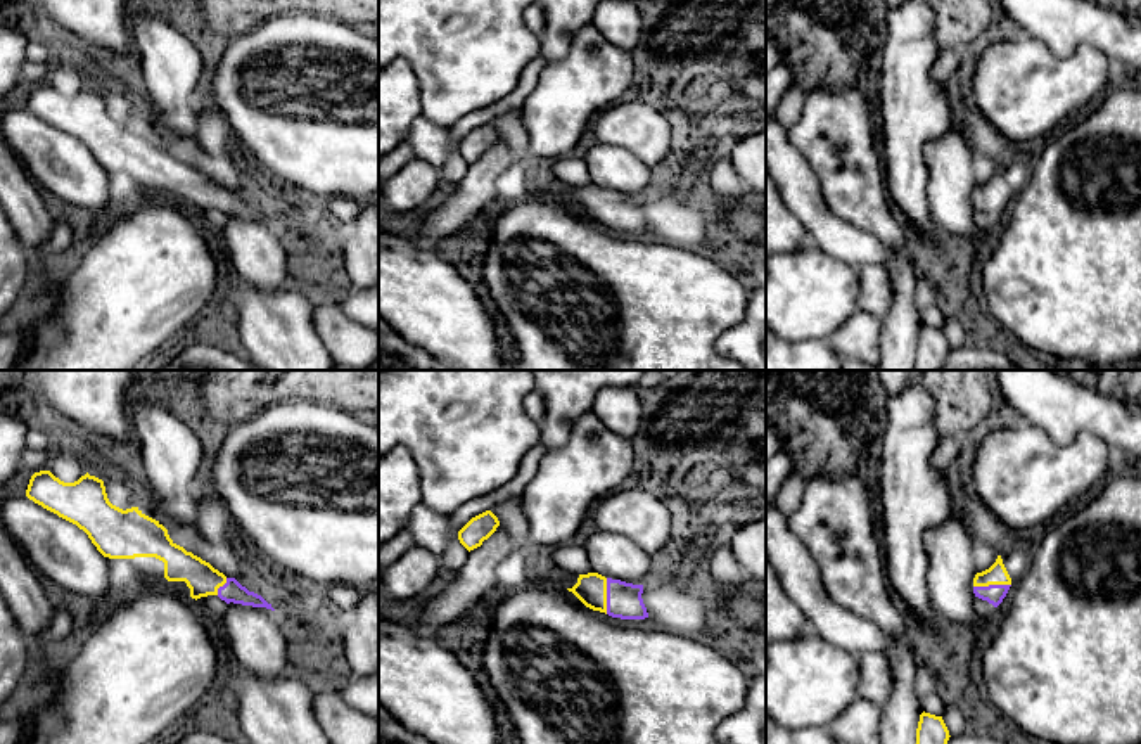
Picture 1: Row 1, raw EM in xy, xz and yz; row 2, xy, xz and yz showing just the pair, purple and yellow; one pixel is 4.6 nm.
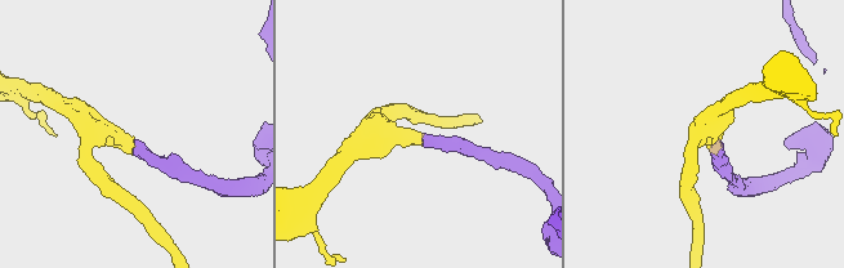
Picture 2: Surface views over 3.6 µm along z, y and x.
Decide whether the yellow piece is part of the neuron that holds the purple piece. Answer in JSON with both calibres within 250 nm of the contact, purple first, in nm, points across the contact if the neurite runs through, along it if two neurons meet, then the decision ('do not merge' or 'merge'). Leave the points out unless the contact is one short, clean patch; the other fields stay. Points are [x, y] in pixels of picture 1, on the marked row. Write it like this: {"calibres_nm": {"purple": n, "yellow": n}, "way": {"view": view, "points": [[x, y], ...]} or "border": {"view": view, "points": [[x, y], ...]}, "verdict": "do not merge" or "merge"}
{"calibres_nm": {"purple": 90, "yellow": 100}, "way": {"view": "yz", "points": [[994, 594], [991, 585], [996, 575]]}, "verdict": "merge"}

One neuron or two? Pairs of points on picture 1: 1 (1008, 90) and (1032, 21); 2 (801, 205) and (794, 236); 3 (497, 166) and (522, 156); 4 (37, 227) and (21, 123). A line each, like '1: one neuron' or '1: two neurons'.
1: two neurons
2: two neurons
3: two neurons
4: two neurons

